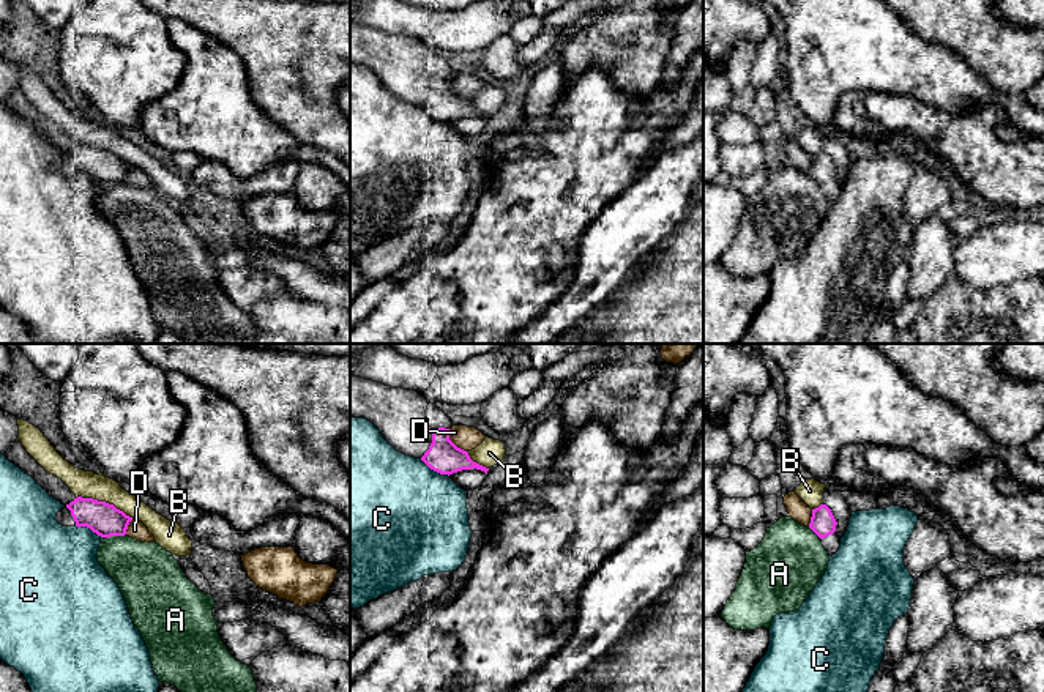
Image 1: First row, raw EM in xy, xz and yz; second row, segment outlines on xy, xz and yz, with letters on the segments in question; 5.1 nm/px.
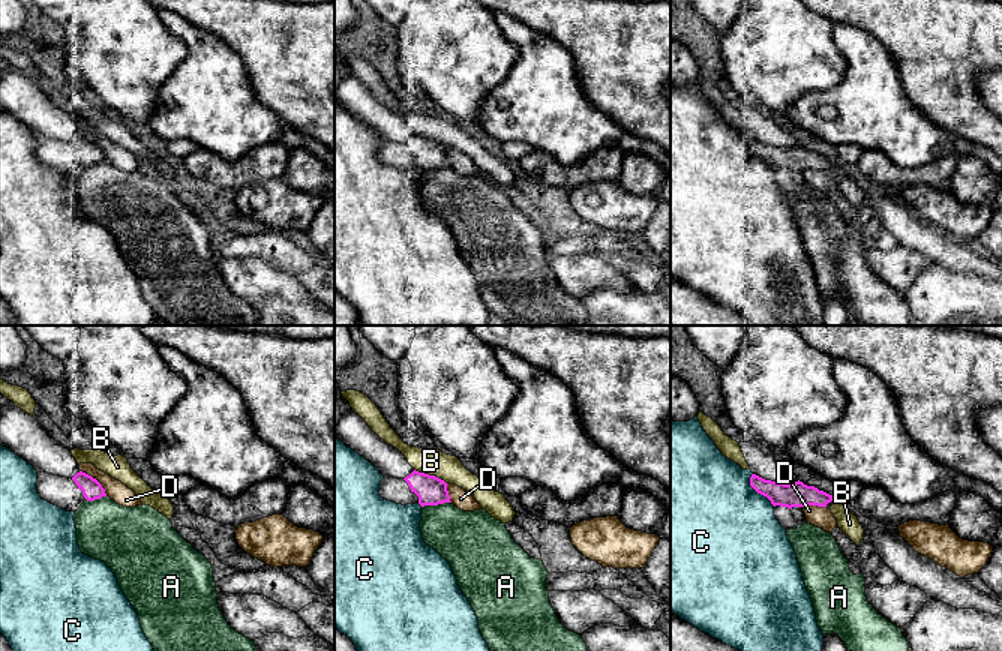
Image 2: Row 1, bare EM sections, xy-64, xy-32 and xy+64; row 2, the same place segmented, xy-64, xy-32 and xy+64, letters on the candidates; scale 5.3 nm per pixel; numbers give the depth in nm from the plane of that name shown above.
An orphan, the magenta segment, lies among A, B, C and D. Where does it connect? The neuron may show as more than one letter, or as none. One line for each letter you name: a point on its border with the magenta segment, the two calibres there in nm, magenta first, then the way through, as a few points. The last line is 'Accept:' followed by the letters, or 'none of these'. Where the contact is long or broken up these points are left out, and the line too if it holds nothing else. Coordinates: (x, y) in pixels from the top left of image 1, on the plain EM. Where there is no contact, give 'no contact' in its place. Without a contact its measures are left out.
Accept: none of these

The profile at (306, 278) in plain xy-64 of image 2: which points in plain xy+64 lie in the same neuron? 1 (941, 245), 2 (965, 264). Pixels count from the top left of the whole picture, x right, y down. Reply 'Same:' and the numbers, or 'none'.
Same: 1, 2

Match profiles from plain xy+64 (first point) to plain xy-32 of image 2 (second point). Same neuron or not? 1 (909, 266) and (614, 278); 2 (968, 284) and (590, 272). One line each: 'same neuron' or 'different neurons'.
1: same neuron
2: different neurons

